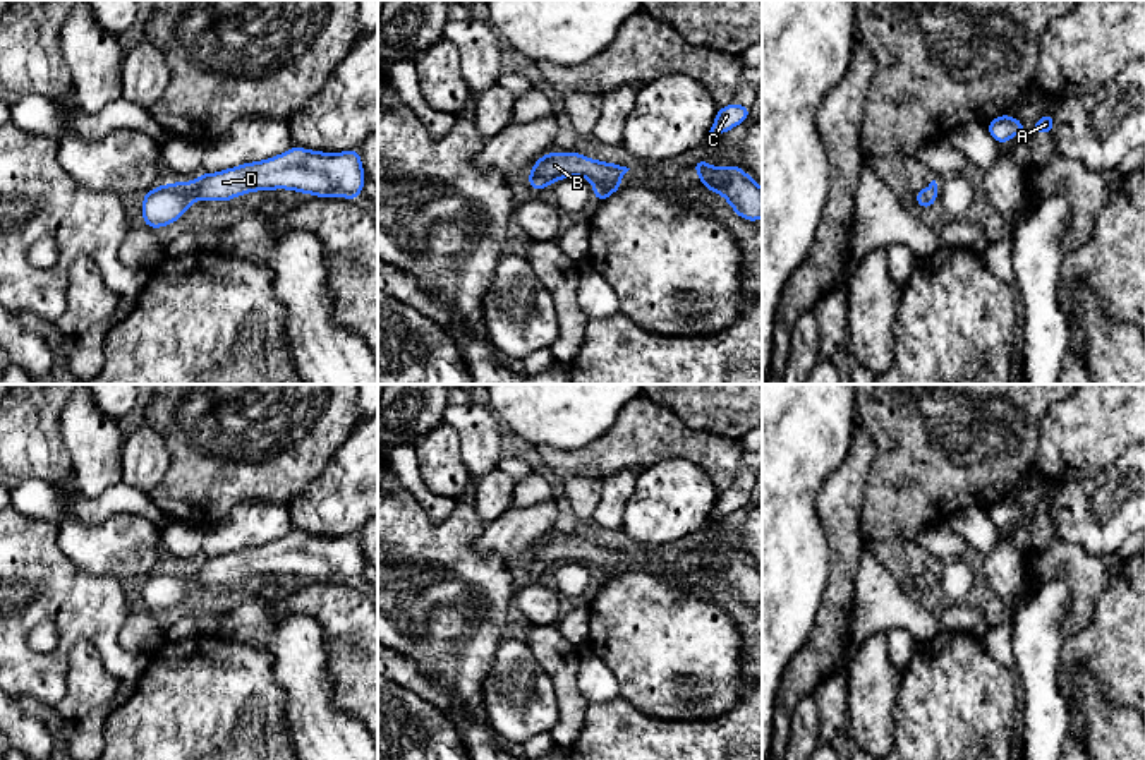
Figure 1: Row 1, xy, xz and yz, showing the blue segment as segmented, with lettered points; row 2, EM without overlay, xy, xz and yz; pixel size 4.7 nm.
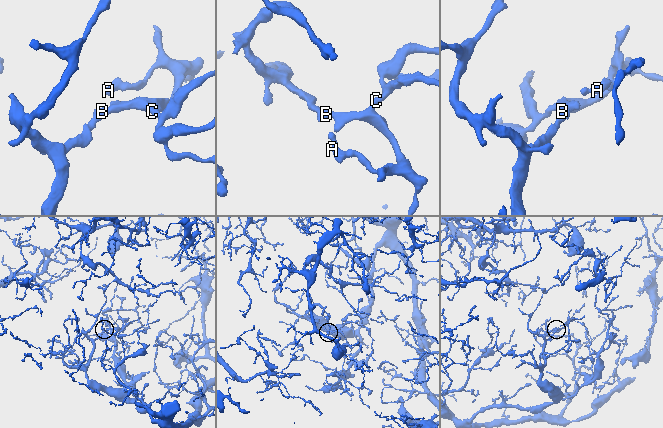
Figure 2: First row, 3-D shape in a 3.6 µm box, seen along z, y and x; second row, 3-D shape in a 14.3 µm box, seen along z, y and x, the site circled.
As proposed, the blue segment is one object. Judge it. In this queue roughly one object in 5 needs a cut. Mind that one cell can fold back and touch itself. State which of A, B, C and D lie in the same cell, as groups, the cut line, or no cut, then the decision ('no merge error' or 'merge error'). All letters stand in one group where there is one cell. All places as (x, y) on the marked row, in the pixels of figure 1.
groups A B C D; cut none; no merge error

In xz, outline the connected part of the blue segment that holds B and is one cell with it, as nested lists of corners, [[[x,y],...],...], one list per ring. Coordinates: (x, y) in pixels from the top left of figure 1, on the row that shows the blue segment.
[[[546,153],[541,156],[529,172],[529,187],[534,192],[553,185],[556,180],[570,178],[570,177],[584,177],[589,178],[594,187],[594,199],[603,202],[608,196],[615,194],[621,189],[621,177],[630,168],[604,163],[592,158],[585,158],[580,153]]]

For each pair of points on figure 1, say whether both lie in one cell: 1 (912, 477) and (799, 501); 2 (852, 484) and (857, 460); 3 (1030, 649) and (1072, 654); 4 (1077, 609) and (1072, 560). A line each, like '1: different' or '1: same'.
1: different
2: same
3: different
4: same

